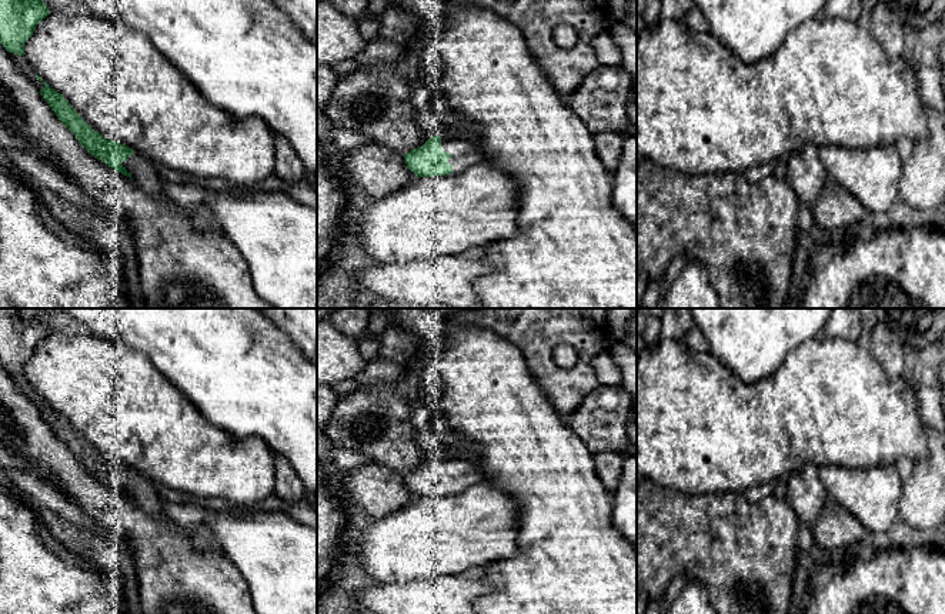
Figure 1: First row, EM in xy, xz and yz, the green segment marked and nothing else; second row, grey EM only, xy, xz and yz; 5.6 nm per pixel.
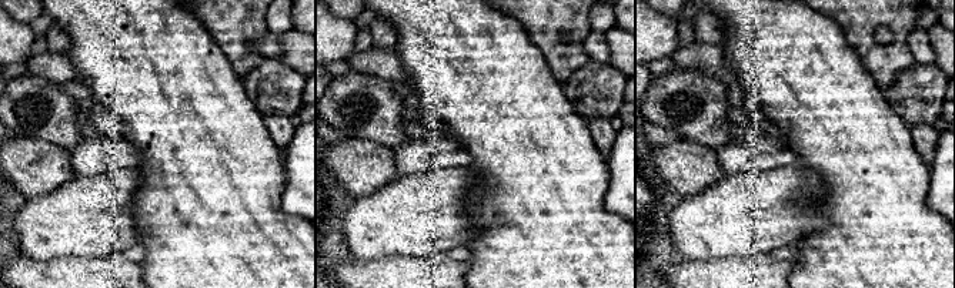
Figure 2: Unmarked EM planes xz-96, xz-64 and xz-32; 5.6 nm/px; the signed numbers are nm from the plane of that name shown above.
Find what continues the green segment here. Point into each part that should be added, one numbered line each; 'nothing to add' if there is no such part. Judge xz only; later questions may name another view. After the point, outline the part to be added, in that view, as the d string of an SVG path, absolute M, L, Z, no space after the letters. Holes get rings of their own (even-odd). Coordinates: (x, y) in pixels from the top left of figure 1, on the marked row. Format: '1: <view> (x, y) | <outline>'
1: xz (464, 153) | M471 139L464 140L443 140L441 149L444 153L450 153L447 160L453 166L451 174L460 174L472 166L485 163L485 158L477 144Z

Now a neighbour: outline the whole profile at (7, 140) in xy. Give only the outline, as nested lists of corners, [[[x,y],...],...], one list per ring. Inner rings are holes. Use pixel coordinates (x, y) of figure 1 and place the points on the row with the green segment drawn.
[[[0,123],[0,147],[26,151],[29,154],[33,154],[39,158],[43,158],[43,160],[51,163],[57,168],[56,163],[50,158],[49,153],[46,151],[46,149],[43,146],[14,136],[6,127],[3,127],[1,123]]]

